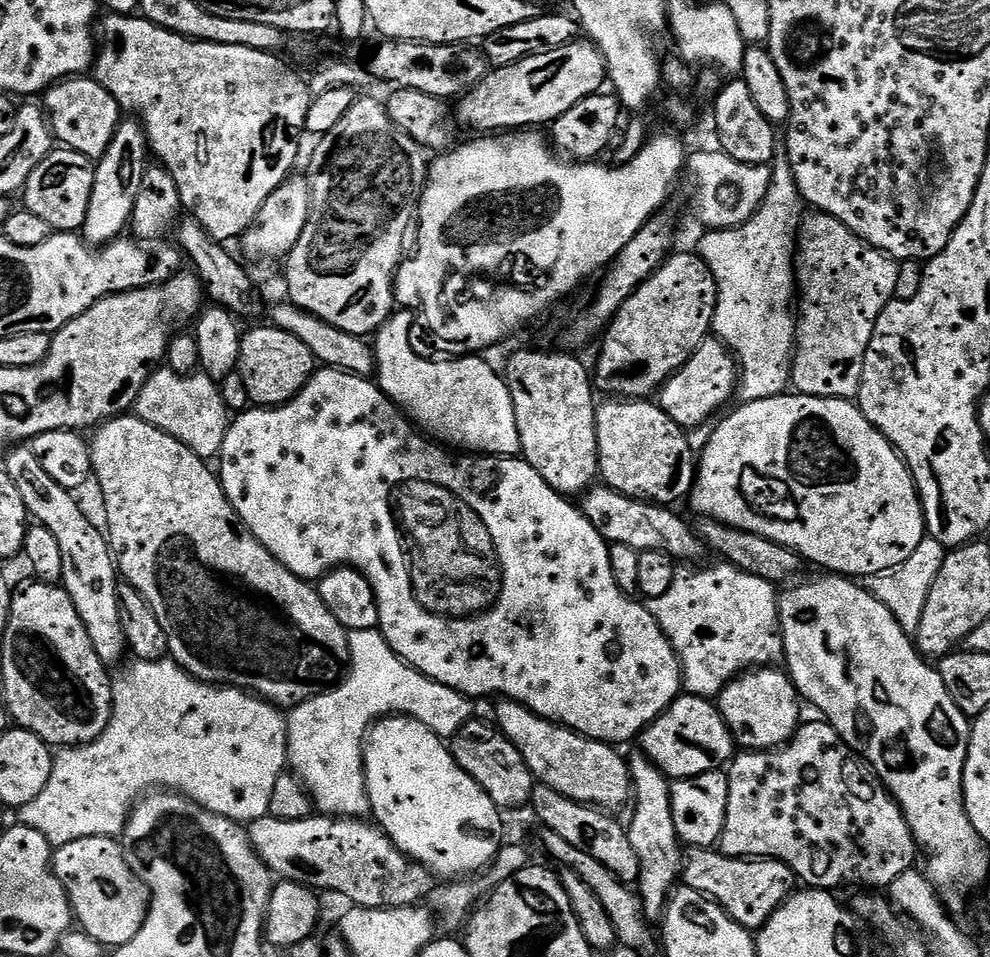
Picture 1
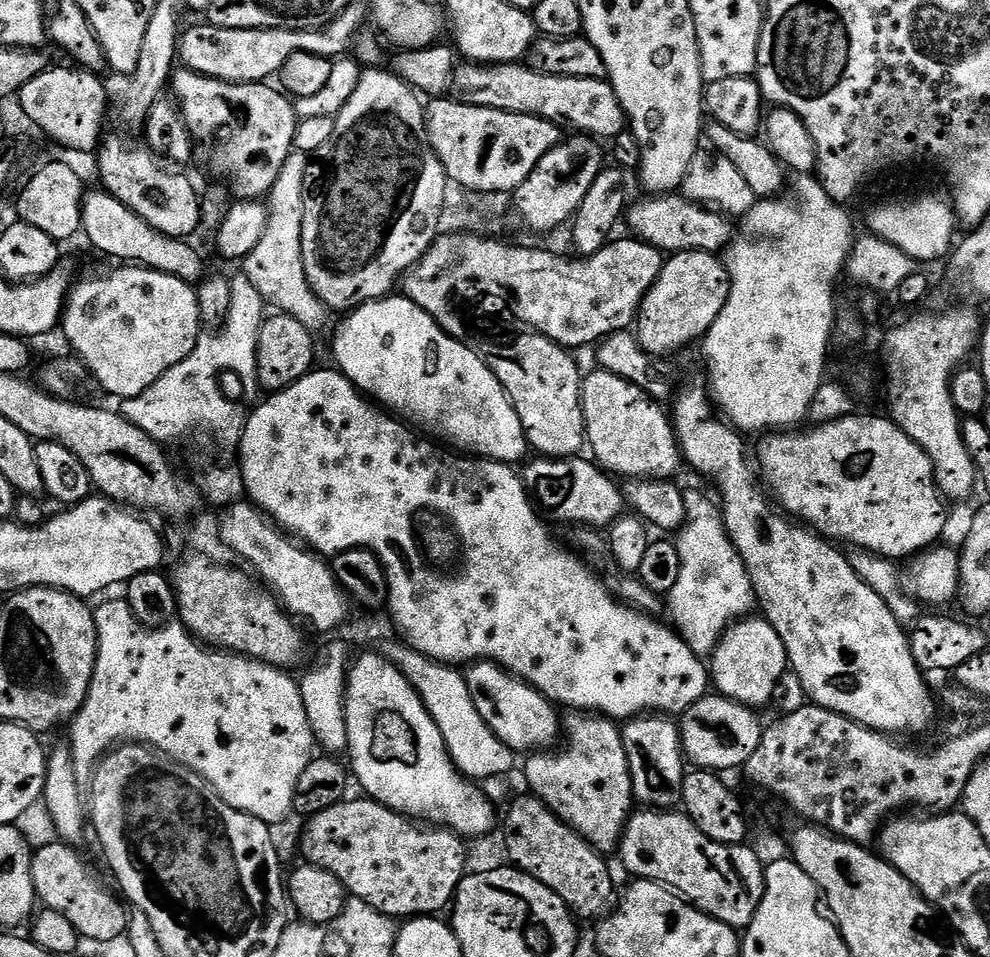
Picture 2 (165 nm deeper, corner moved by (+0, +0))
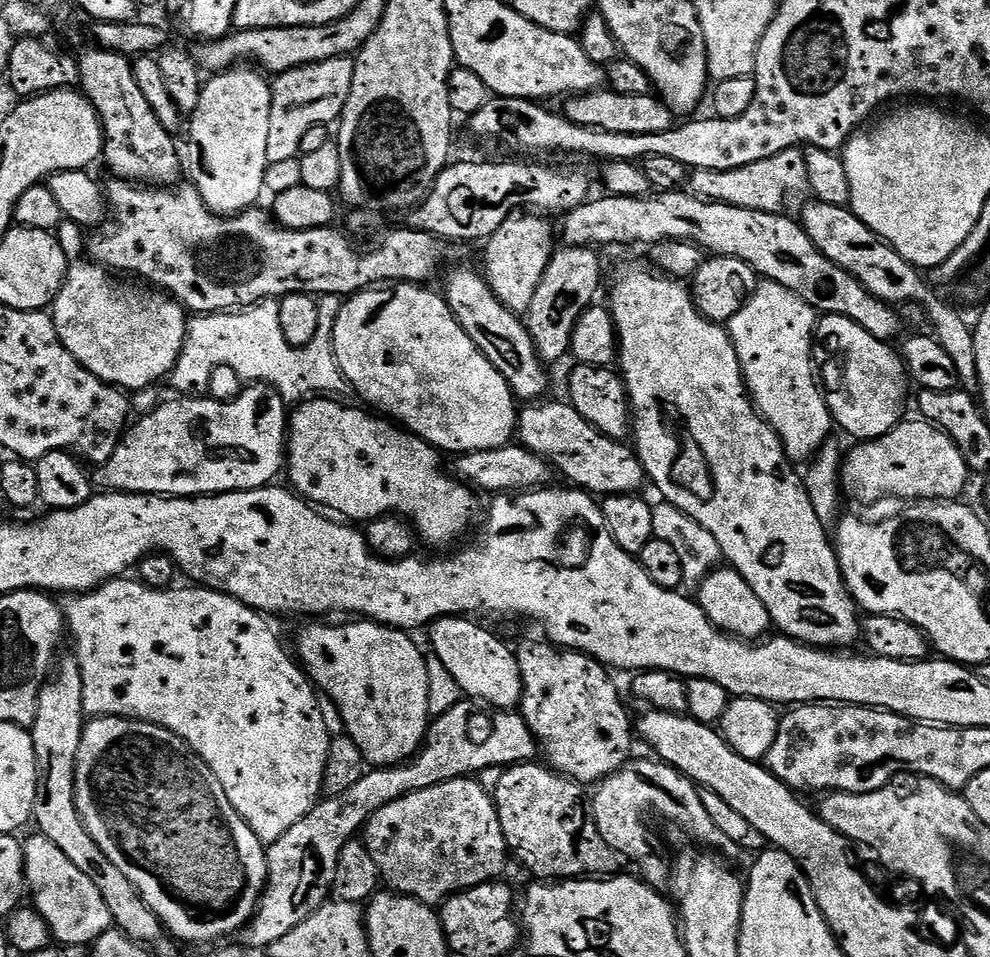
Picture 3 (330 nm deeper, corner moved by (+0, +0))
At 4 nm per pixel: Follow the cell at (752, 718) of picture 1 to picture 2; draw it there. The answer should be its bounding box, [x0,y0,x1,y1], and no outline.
[710,619,789,710]

